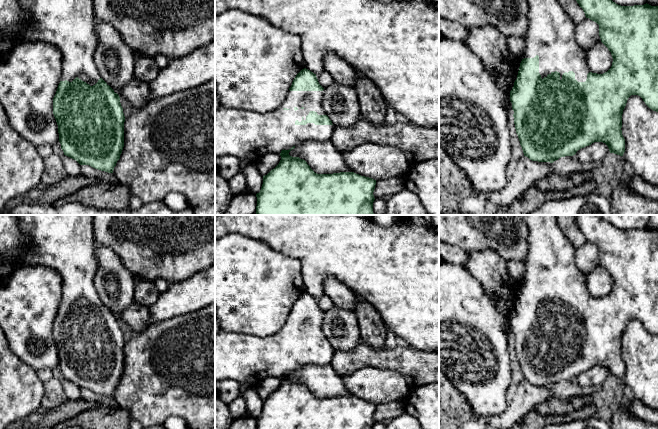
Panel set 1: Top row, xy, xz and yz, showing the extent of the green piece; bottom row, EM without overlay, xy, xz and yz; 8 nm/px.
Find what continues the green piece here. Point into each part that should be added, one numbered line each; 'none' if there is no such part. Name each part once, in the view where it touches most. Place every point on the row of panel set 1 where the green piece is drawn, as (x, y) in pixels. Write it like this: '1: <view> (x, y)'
1: yz (550, 35)

